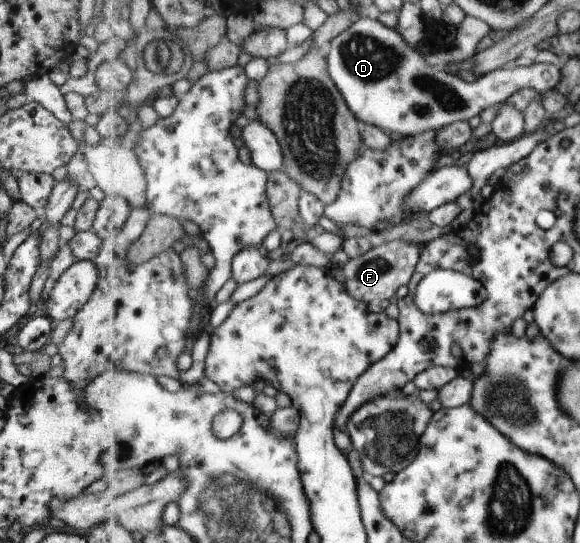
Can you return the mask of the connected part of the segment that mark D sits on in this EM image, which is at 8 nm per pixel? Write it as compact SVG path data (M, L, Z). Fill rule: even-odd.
M362 17L359 21L356 21L352 26L350 26L347 31L344 31L340 36L337 36L328 46L328 61L329 70L331 72L331 77L335 80L338 88L342 91L343 97L346 102L350 105L350 108L355 112L361 123L375 124L377 127L384 129L387 133L393 131L393 133L400 133L404 136L416 136L419 133L423 133L429 130L439 131L441 128L448 126L449 124L454 124L458 121L467 121L467 119L473 119L475 115L483 113L487 107L491 106L501 106L507 102L514 93L521 91L525 88L533 88L538 91L539 94L547 94L552 90L556 90L558 83L562 80L562 71L551 63L533 63L529 66L519 66L519 67L505 67L499 68L494 72L489 72L488 74L481 75L477 77L473 83L467 83L463 81L461 76L455 74L448 74L445 69L439 69L438 67L432 66L425 58L424 53L417 47L412 46L403 36L398 32L397 29L391 29L390 26L386 26L382 21L378 19L370 19L367 17Z

